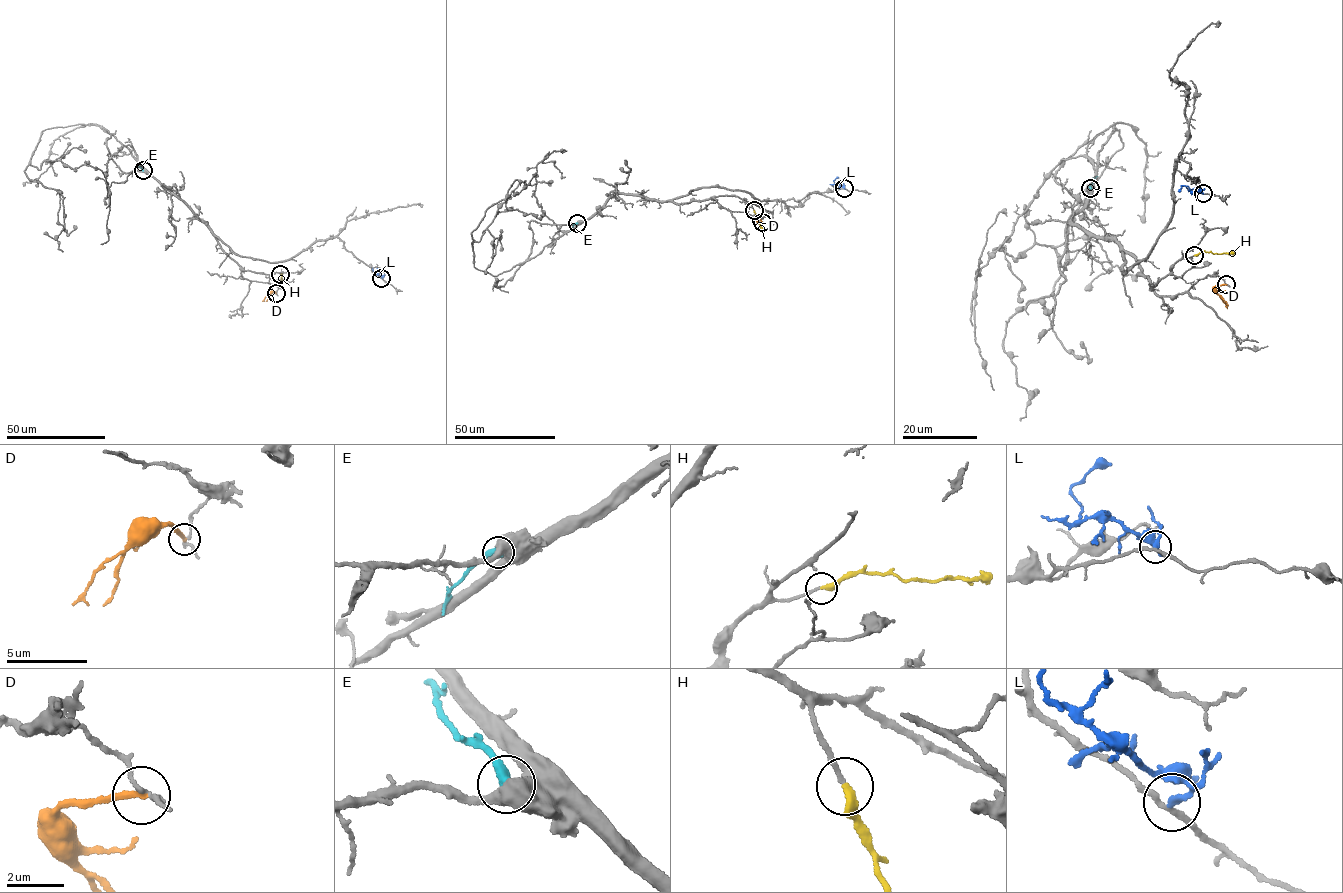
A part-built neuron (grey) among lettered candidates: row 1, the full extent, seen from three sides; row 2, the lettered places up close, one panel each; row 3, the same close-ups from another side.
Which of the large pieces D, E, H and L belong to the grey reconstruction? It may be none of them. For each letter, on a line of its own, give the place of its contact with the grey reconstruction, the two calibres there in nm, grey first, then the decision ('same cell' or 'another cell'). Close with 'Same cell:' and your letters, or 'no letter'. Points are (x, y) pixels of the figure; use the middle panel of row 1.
D: meets grey at (762, 222); 160 nm thick on the grey side, 240 nm on the other; another cell
E: meets grey at (577, 223); 600 nm thick on the grey side, 480 nm on the other; another cell
H: meets grey at (754, 210); 170 nm thick on the grey side, 360 nm on the other; same cell
L: meets grey at (844, 188); 190 nm thick on the grey side, 240 nm on the other; another cell
Same cell: H

